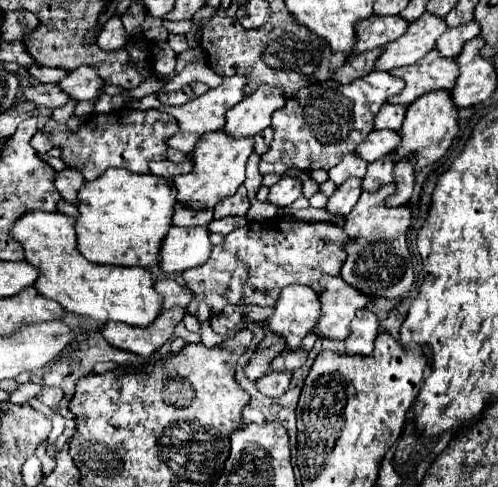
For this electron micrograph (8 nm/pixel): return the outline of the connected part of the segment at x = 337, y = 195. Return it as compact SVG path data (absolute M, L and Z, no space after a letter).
M353 177L353 179L347 179L343 185L339 185L335 189L335 193L329 197L325 209L333 215L349 215L349 211L355 207L357 199L361 195L361 179L359 177Z

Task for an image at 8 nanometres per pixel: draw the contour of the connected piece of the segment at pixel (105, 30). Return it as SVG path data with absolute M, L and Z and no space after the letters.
M115 13L103 26L97 37L97 45L106 51L121 49L126 46L128 38L120 17Z

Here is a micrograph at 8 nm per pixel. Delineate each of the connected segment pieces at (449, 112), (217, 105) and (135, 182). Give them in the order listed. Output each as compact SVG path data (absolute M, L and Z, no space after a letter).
M441 89L441 91L429 91L425 95L421 95L419 99L415 99L409 107L407 107L407 113L405 113L405 123L401 125L401 131L399 131L399 137L401 137L401 143L397 145L397 151L393 151L393 159L399 161L399 159L405 159L409 157L409 153L413 153L415 157L415 171L435 163L439 157L445 155L445 151L449 149L451 141L455 139L457 135L457 129L459 129L459 121L457 121L457 109L451 101L451 95L449 91Z
M233 75L233 77L223 77L223 83L215 89L209 89L205 95L193 99L193 101L187 101L185 105L181 107L169 107L163 105L156 97L156 94L148 95L140 101L133 103L133 109L147 110L150 108L156 108L165 113L173 115L177 121L179 121L179 133L173 135L171 139L167 139L167 147L171 149L177 149L181 153L191 153L193 151L193 145L195 141L203 135L203 133L211 133L211 131L219 131L223 125L225 125L225 113L235 107L241 99L243 99L243 87L245 87L245 77L243 75Z
M109 169L101 173L95 181L87 181L81 187L77 209L79 217L75 221L75 233L79 243L79 253L89 259L91 263L103 265L123 265L123 267L151 267L159 263L159 249L161 243L171 227L173 207L177 191L171 181L161 179L153 173L131 173L125 169Z

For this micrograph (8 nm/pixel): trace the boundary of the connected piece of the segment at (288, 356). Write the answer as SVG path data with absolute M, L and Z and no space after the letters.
M299 347L295 351L283 351L279 357L273 359L273 365L269 371L295 371L305 365L307 359L307 349Z

